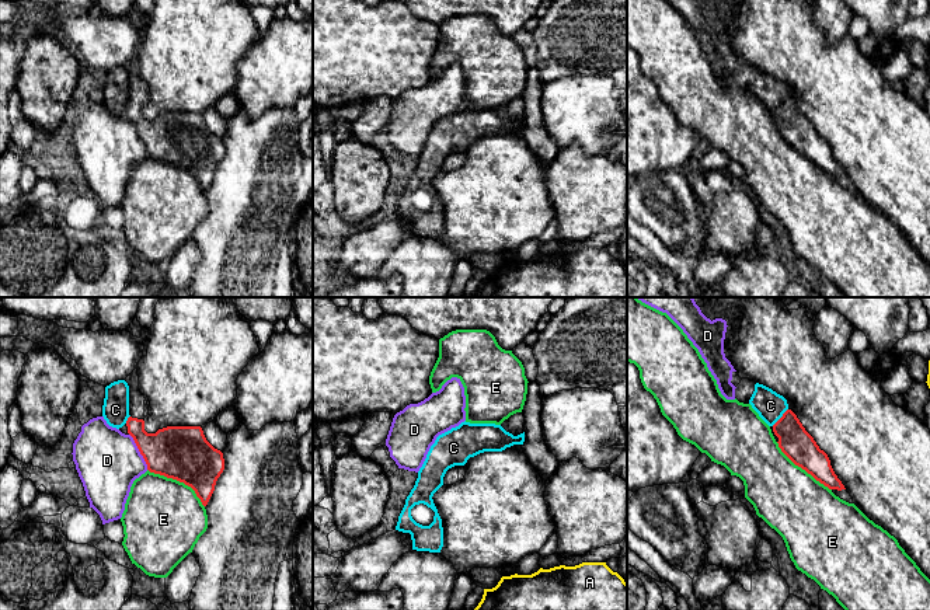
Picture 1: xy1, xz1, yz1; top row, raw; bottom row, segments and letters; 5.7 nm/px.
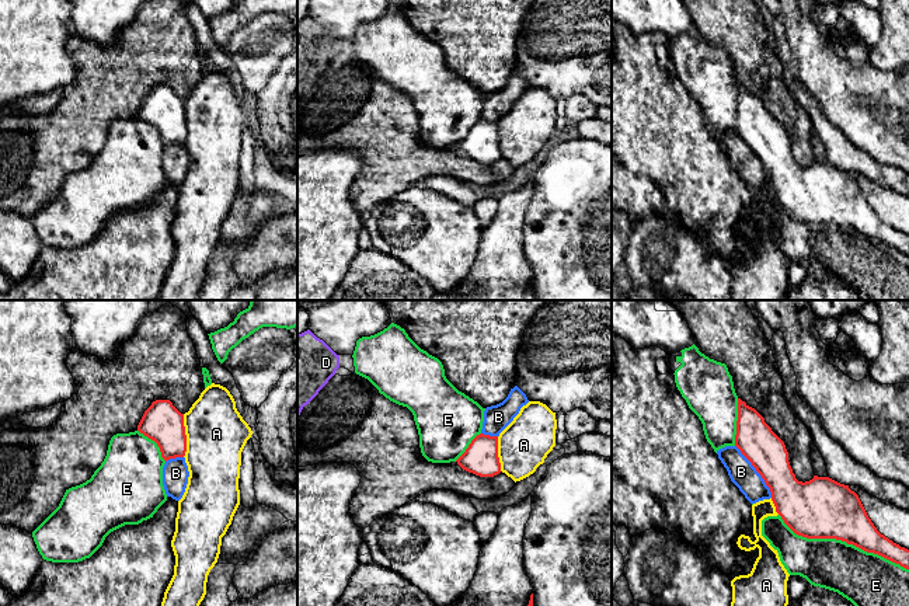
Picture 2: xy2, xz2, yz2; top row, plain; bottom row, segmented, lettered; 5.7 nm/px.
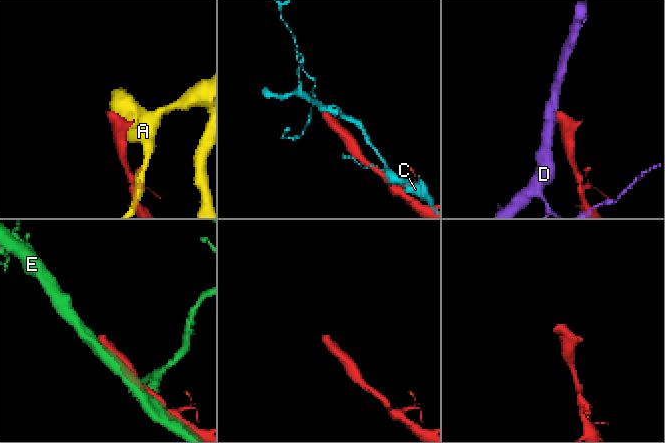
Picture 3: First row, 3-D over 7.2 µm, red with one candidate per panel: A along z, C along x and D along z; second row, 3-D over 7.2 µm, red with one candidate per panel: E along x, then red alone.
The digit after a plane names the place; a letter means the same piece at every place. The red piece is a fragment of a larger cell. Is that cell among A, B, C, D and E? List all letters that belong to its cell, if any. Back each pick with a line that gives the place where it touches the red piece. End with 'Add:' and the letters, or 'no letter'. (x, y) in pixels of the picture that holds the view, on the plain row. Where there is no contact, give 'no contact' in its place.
Add: no letter

